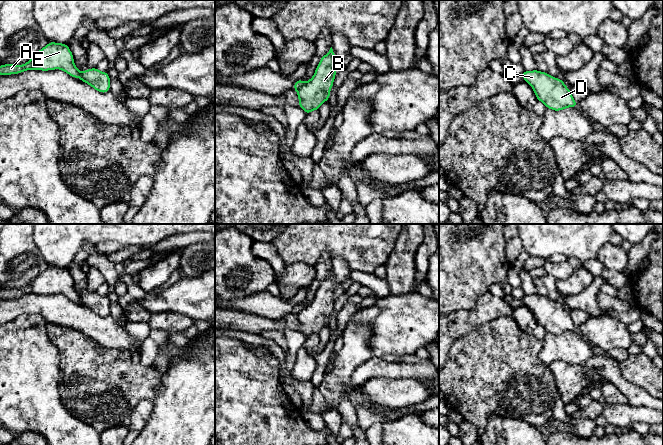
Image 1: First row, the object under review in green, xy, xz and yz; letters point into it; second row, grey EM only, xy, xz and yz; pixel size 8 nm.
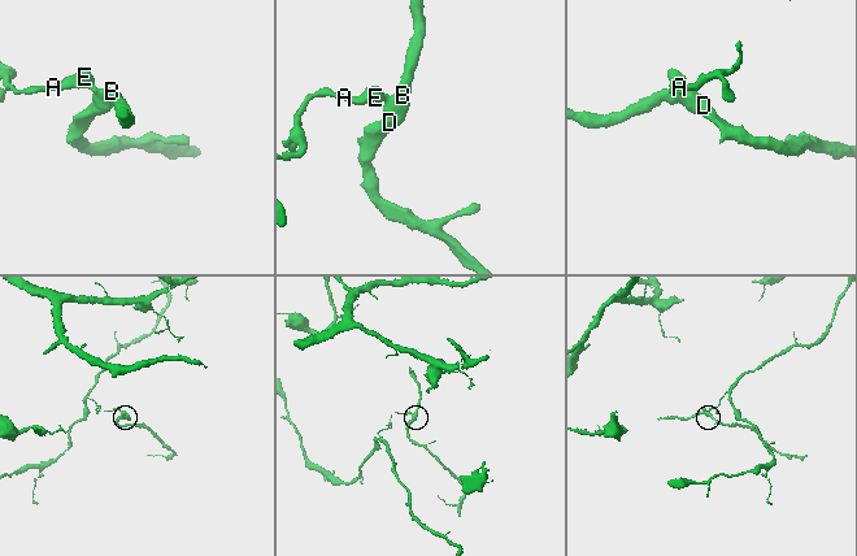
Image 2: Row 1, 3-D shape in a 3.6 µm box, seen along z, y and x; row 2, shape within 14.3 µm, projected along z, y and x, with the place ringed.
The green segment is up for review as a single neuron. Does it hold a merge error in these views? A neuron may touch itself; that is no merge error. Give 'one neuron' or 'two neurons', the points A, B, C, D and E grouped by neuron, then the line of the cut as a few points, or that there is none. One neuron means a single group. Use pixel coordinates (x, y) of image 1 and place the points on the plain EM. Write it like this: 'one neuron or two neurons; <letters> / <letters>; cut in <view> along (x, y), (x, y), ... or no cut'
two neurons; A E / B C D; cut in xz along (304, 307), (297, 315)

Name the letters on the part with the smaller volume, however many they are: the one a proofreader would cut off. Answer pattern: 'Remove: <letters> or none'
Remove: B, C, D

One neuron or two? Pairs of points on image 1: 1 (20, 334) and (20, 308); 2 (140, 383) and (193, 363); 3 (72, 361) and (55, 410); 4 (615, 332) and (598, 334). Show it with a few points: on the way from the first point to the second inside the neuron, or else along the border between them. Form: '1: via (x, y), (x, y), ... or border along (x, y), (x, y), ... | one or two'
1: border along (43, 317), (20, 314), (10, 321) | two
2: border along (162, 374), (158, 393), (155, 397) | two
3: border along (60, 372), (60, 401), (73, 416) | two
4: via (611, 333), (602, 333) | one

